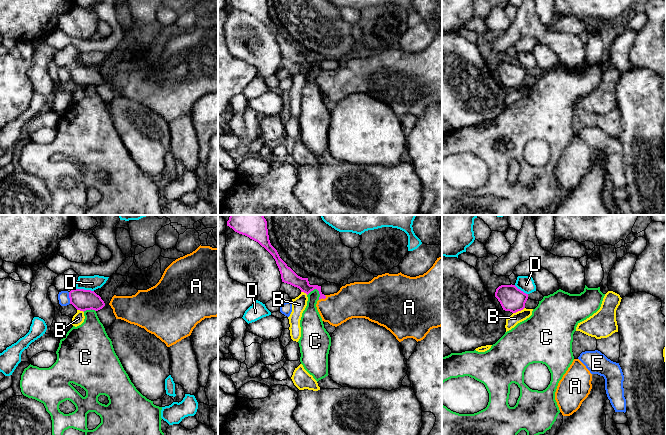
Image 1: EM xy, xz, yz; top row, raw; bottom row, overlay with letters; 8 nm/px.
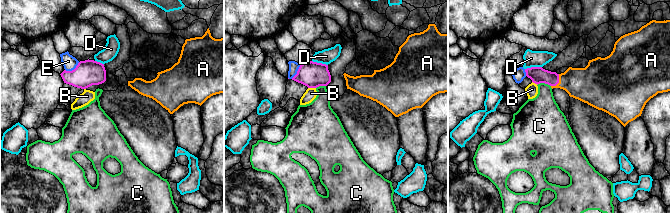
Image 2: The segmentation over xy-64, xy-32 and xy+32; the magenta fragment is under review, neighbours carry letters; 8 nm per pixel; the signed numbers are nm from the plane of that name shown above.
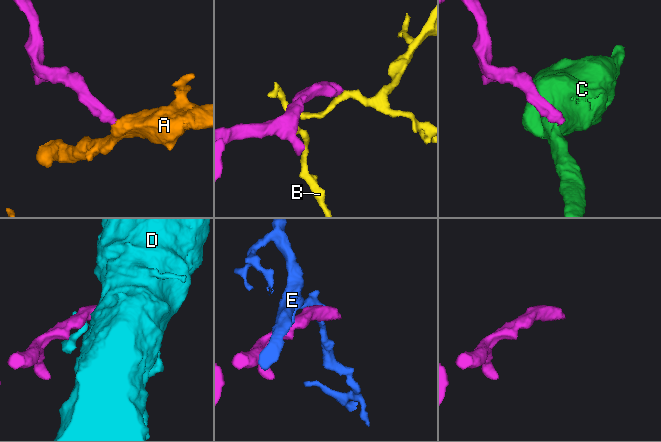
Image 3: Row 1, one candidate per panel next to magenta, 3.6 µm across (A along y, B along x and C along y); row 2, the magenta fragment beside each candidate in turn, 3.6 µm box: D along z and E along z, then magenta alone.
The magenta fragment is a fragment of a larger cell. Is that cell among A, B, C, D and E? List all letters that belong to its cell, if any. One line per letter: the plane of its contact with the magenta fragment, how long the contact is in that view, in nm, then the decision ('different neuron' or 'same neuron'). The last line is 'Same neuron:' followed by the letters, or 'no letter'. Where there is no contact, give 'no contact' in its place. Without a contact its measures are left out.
A: xz | 70 nm | same neuron
B: yz | 110 nm | different neuron
C: xz | 110 nm | different neuron
D: xy | 160 nm | different neuron
E: xy | 100 nm | different neuron
Same neuron: A

